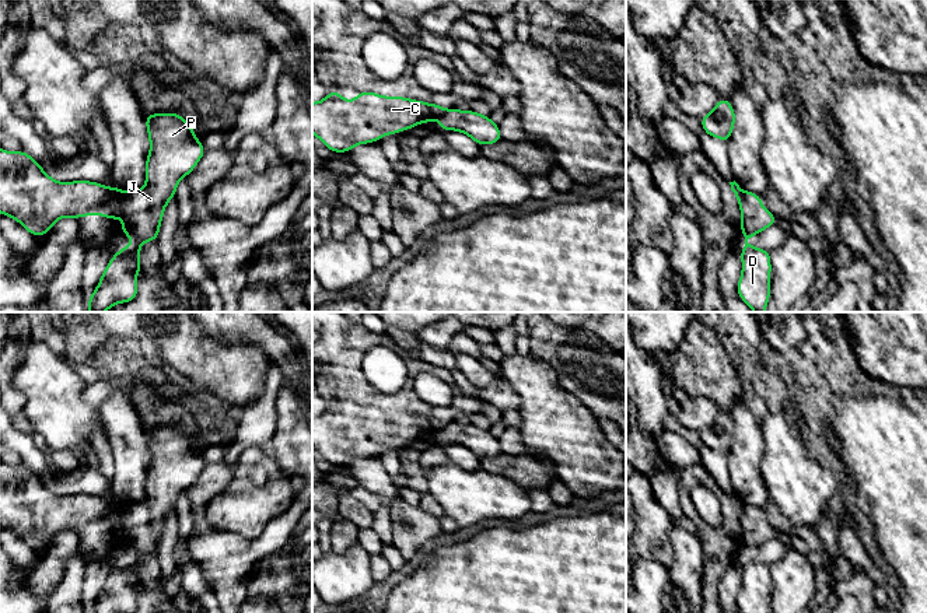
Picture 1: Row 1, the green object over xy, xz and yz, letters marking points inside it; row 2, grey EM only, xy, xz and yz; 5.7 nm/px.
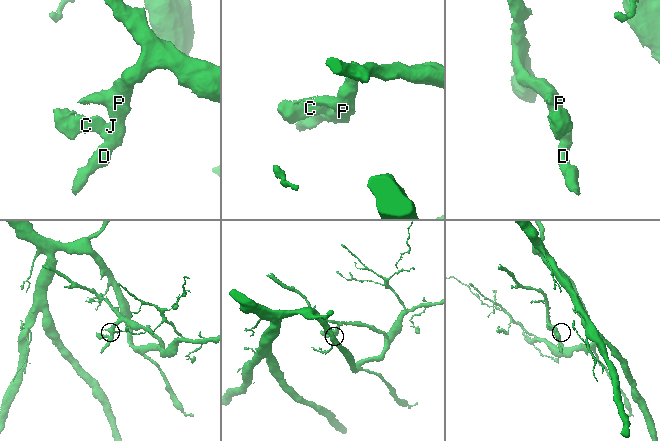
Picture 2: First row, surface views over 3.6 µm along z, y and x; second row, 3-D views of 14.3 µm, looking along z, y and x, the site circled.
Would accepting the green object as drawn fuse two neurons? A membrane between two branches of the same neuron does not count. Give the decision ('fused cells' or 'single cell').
fused cells

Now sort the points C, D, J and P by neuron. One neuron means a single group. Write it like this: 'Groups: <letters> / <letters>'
Groups: C / D J P

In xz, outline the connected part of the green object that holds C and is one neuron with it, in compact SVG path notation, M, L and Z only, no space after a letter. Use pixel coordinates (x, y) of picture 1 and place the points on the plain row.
M333 403L325 413L312 416L312 446L335 467L349 466L357 458L430 437L445 425L437 417L367 404L358 404L354 414L347 414Z

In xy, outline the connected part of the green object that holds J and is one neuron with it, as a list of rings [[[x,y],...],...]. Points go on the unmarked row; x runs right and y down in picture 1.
[[[178,427],[144,428],[150,452],[150,466],[146,473],[146,500],[141,504],[127,507],[127,518],[123,522],[120,543],[127,553],[133,551],[134,558],[126,558],[115,565],[105,581],[101,593],[88,613],[136,613],[136,588],[143,582],[140,577],[140,560],[147,554],[157,554],[162,535],[162,525],[168,514],[175,511],[176,500],[183,490],[188,490],[202,473],[206,462],[193,448],[193,439]]]

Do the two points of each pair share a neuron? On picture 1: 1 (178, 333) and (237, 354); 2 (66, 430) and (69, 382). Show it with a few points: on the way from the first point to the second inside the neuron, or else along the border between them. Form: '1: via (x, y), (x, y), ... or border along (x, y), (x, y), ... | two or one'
1: via (192, 347), (199, 354), (223, 354) | one
2: via (66, 419), (66, 393) | one

